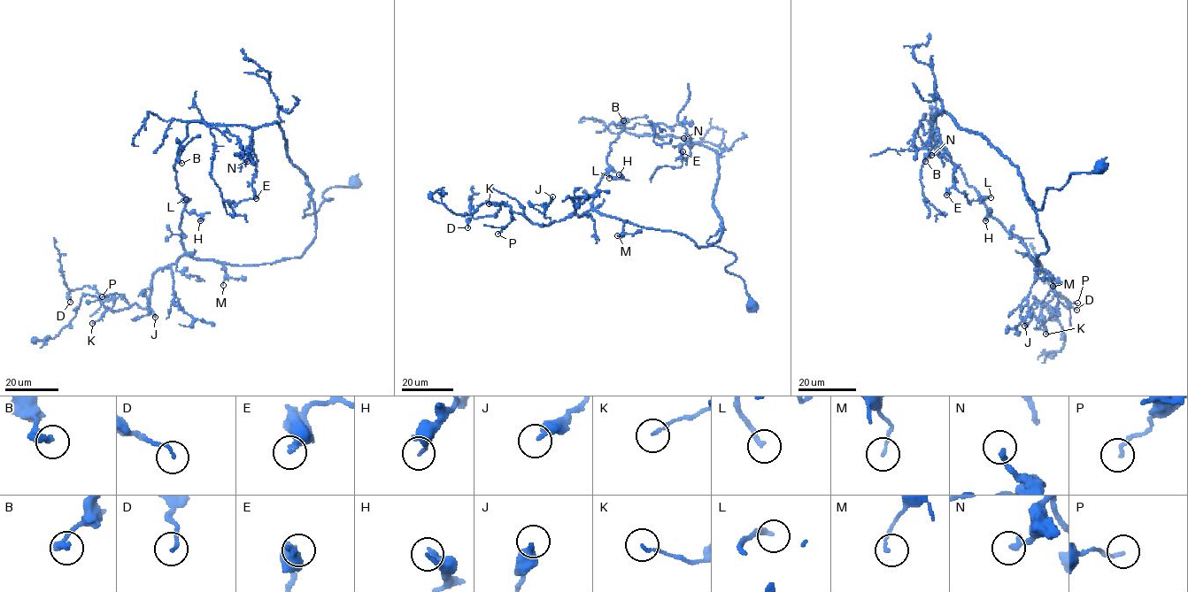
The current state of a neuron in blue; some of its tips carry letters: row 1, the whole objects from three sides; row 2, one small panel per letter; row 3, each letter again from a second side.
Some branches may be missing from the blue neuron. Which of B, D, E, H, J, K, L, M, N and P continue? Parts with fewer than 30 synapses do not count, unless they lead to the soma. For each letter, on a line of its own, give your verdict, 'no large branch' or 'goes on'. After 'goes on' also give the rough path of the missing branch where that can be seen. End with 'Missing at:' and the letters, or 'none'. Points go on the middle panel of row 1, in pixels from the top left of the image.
B: no large branch
D: no large branch
E: no large branch
H: no large branch
J: no large branch
K: no large branch
L: goes on | (609, 178), (613, 181), (613, 190), (622, 191), (636, 202), (631, 208)
M: no large branch
N: no large branch
P: no large branch
Missing at: L

